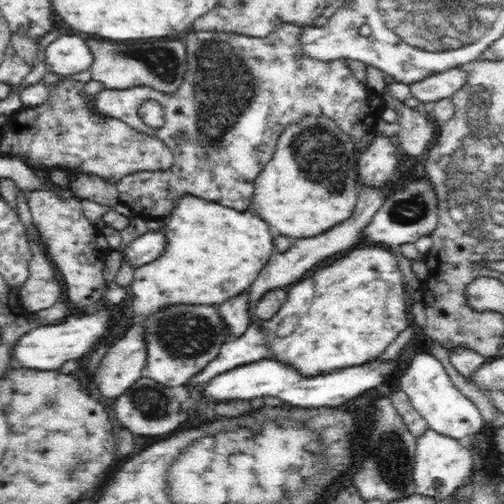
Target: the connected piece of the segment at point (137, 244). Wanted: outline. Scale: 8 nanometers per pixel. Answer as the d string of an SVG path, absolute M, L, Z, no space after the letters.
M162 226L156 230L148 229L139 235L124 252L134 267L140 267L157 259L165 249L165 244L165 227Z

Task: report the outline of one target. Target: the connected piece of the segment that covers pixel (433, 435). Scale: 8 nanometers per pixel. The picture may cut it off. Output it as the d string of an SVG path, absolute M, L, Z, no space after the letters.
M430 428L417 438L412 465L417 493L438 501L452 496L473 470L471 450L464 446L464 441L445 437Z

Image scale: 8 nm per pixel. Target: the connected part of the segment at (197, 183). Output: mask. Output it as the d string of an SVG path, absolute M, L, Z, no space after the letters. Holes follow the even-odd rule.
M284 24L278 25L268 36L264 38L256 38L251 36L244 36L241 34L227 33L224 31L218 32L192 32L186 36L186 50L188 50L188 74L184 77L184 82L181 83L180 88L175 93L164 93L159 90L152 89L149 86L136 86L130 89L116 90L116 89L104 89L97 92L94 95L94 102L92 102L93 112L96 112L98 116L110 117L122 122L128 123L128 126L135 127L137 131L152 135L152 137L159 138L161 141L165 141L168 145L168 149L171 150L173 155L173 162L170 169L166 170L144 170L136 171L132 174L126 174L117 183L115 183L118 192L120 193L119 199L122 200L121 208L134 215L142 214L142 216L161 216L165 219L170 212L174 209L174 199L183 195L196 195L198 198L208 199L210 202L220 203L222 206L232 207L237 211L248 210L248 204L250 198L253 196L255 178L259 175L259 172L263 169L263 166L273 157L276 150L277 138L284 132L285 127L292 125L293 123L302 120L305 116L315 115L328 117L334 121L340 131L346 133L346 137L350 137L352 145L355 146L356 152L363 148L366 140L362 139L364 134L370 135L370 130L373 130L376 123L381 119L381 114L384 112L386 104L383 94L373 91L368 87L366 83L360 82L356 79L356 75L351 70L349 64L344 59L336 60L316 60L310 58L302 48L301 34L304 25L292 25ZM146 98L153 98L157 100L164 109L164 126L153 129L142 123L142 119L138 117L138 108L140 102Z

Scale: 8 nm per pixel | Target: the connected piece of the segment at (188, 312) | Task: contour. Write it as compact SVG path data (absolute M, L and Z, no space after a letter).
M190 303L164 307L149 315L142 320L142 333L148 350L143 376L170 387L186 386L193 375L218 356L224 343L235 340L227 331L217 307Z

